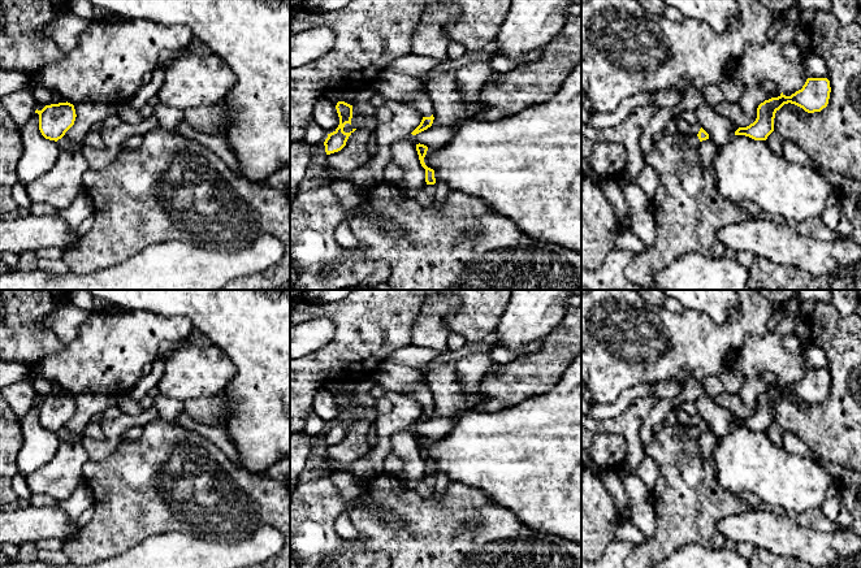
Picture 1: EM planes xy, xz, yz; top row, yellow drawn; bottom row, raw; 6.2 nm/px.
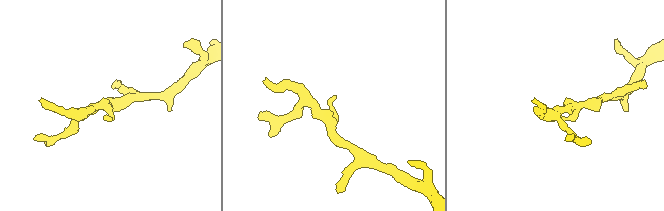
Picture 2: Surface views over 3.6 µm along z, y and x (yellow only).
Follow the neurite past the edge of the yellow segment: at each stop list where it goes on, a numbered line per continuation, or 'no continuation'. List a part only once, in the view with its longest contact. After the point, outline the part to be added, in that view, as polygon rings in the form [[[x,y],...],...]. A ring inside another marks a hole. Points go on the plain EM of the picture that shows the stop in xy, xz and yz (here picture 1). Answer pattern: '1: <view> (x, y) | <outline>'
1: xz (422, 394) | [[[423,381],[411,391],[404,393],[404,395],[417,402],[423,408],[430,408],[433,406],[432,387],[427,381]]]

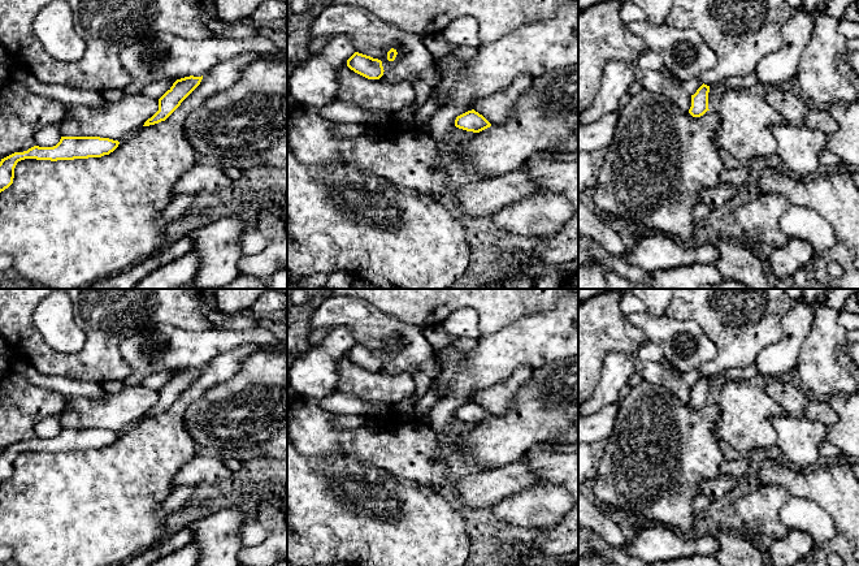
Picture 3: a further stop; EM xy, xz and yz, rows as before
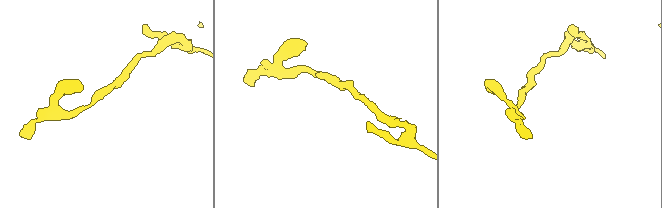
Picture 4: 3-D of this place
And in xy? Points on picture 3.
no continuation

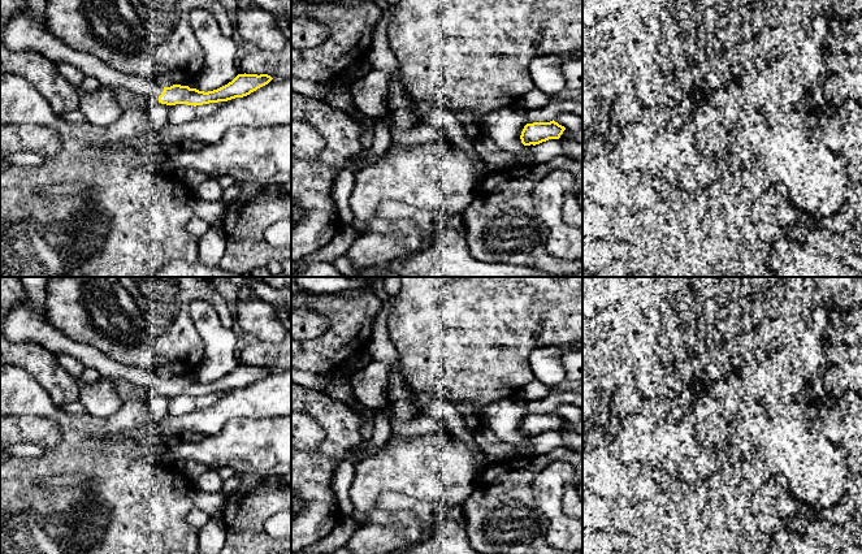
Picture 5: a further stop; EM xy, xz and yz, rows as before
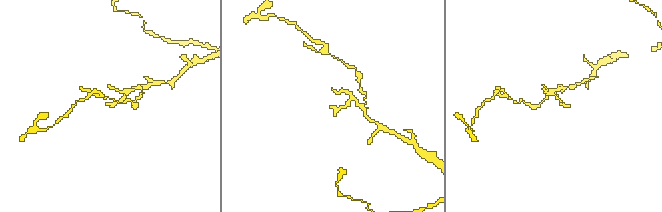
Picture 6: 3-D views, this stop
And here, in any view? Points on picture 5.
1: xy (29, 321) | [[[48,277],[20,278],[26,298],[8,313],[3,325],[3,334],[9,342],[35,342],[55,355],[73,356],[86,368],[98,371],[101,377],[125,380],[159,394],[164,378],[155,371],[121,364],[90,345],[68,338],[53,326],[47,315]]]

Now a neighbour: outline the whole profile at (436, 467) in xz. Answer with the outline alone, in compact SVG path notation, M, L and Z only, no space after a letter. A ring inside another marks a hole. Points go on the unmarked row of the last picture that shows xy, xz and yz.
M390 434L385 449L358 462L348 495L352 503L351 518L364 527L371 524L369 512L378 508L382 492L395 492L419 501L447 501L462 505L473 492L475 480L488 462L478 456L458 437L419 436L402 438Z

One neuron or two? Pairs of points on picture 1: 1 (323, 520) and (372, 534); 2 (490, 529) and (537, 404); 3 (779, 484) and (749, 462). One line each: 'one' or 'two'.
1: two
2: two
3: one

